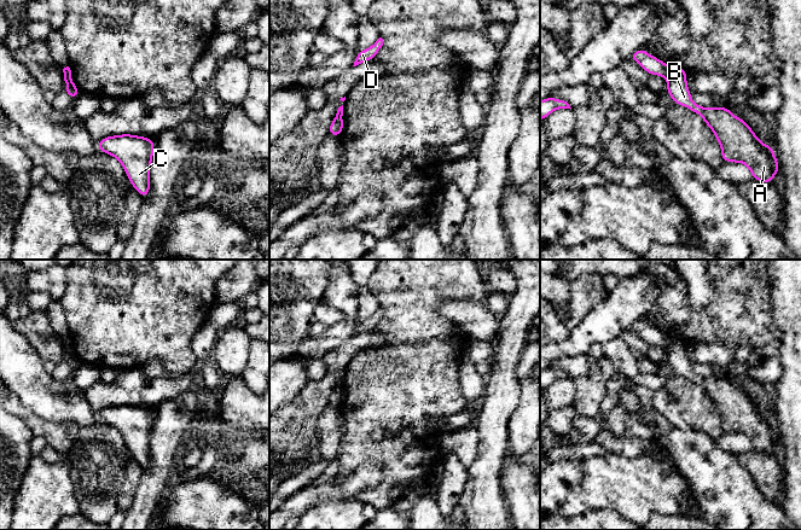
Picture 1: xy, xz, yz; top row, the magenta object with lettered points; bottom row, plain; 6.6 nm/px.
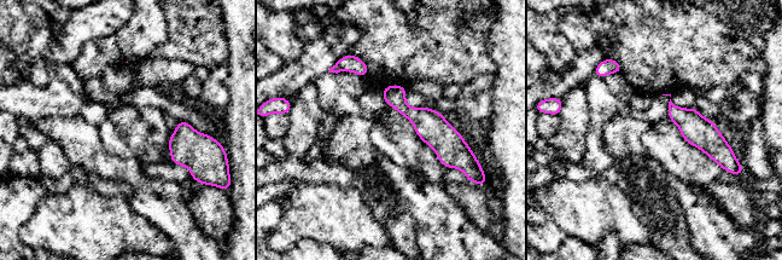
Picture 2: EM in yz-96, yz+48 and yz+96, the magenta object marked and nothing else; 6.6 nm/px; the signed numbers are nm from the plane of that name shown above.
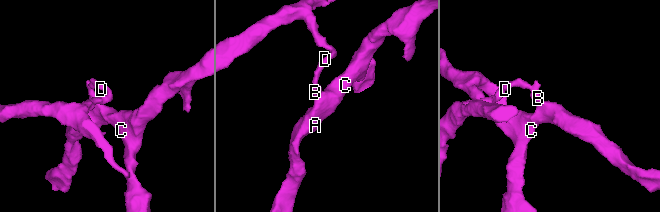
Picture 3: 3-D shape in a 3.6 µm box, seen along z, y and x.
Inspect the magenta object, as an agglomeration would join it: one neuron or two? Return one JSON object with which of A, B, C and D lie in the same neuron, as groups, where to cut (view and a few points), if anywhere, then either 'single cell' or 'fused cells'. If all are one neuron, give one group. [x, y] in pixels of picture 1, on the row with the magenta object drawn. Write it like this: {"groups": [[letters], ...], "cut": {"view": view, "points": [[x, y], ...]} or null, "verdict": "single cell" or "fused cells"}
{"groups": [["A", "B", "C"], ["D"]], "cut": {"view": "yz", "points": [[671, 67], [666, 77]]}, "verdict": "fused cells"}

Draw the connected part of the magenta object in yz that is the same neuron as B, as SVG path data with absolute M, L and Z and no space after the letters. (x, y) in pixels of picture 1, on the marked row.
M671 66L666 77L668 83L666 92L673 103L702 116L721 146L724 162L744 163L750 169L753 179L772 184L774 174L780 170L772 145L762 144L743 118L736 117L727 106L702 107L695 104L686 77L687 72L683 68Z

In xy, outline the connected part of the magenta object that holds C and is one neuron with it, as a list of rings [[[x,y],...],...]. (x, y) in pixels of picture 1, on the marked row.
[[[132,134],[106,136],[97,142],[99,151],[114,156],[122,164],[133,188],[146,198],[150,193],[150,168],[155,141]]]

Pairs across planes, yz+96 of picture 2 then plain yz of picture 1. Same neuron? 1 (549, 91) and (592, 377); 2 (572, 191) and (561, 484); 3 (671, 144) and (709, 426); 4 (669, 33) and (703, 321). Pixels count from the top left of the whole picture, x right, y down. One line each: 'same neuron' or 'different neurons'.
1: different neurons
2: different neurons
3: same neuron
4: same neuron

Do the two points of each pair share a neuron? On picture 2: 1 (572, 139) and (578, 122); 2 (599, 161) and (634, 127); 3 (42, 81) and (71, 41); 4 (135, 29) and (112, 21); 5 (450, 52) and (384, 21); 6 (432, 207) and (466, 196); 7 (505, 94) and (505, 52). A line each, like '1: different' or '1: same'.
1: same
2: different
3: different
4: different
5: same
6: different
7: same

